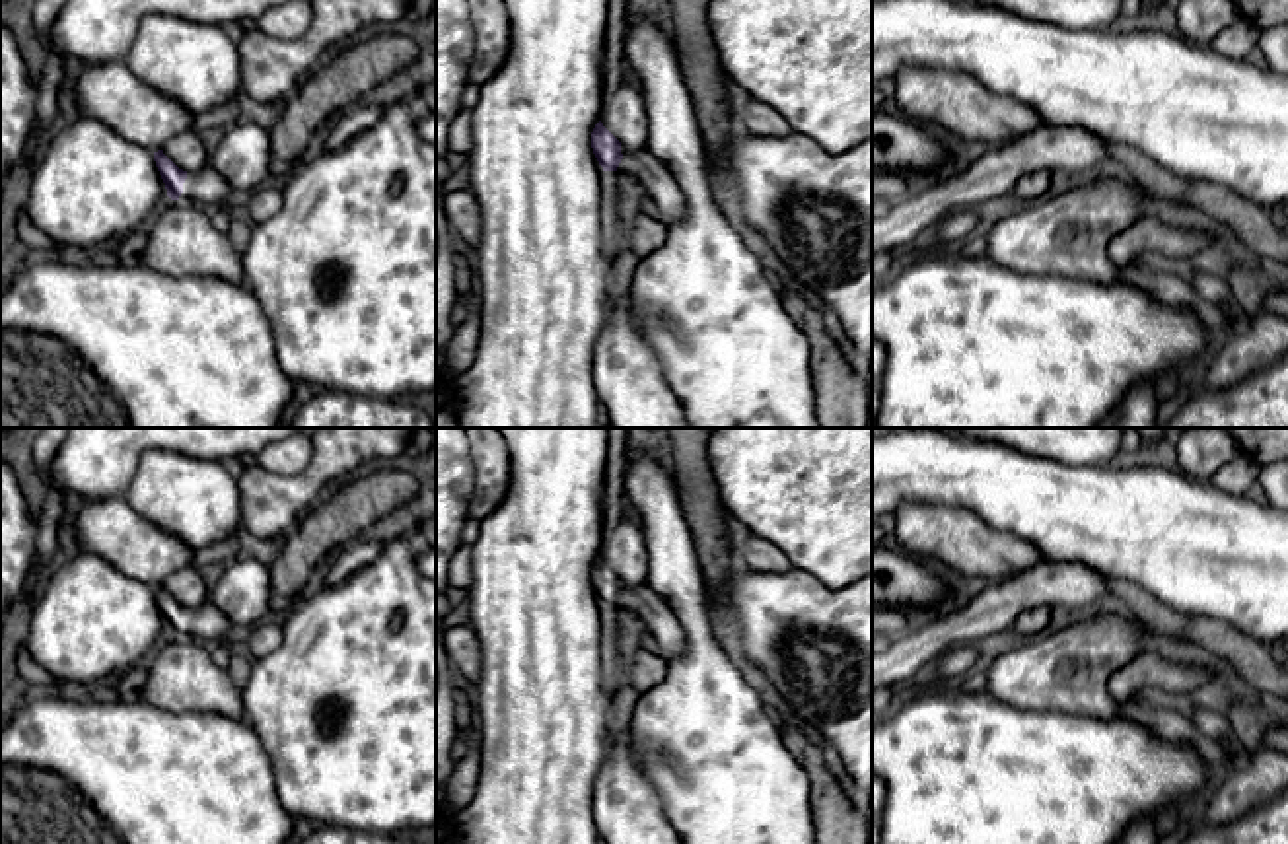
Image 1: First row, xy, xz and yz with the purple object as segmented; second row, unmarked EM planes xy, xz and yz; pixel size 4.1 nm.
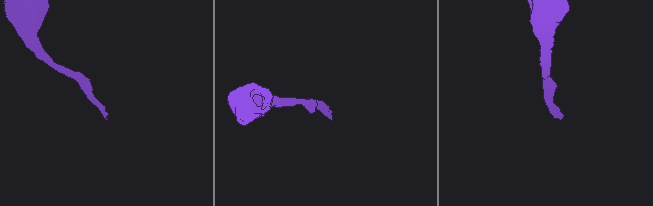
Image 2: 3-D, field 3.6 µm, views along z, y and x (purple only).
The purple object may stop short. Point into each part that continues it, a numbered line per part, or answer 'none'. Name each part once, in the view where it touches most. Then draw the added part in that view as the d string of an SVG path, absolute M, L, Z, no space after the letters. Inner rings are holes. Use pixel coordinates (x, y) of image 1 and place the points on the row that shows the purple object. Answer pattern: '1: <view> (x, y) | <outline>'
1: xy (205, 187) | M206 165L200 171L187 173L179 200L216 208L226 206L232 191L233 189L210 165Z

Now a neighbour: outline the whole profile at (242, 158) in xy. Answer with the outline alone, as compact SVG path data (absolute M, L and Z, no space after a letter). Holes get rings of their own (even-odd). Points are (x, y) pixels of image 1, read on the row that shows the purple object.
M239 121L224 130L216 150L208 154L208 165L233 191L253 193L270 175L270 130Z

